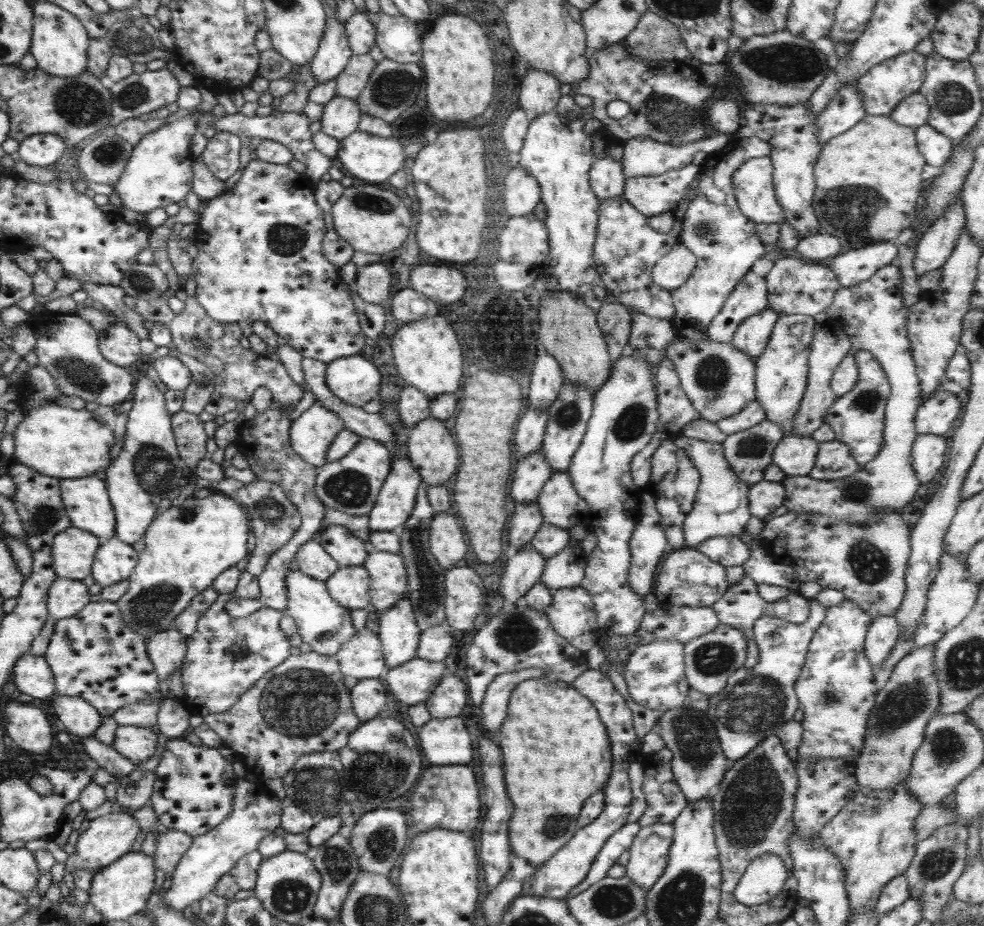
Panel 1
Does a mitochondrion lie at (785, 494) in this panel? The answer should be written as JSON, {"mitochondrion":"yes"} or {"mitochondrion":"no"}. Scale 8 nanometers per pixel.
{"mitochondrion":"no"}

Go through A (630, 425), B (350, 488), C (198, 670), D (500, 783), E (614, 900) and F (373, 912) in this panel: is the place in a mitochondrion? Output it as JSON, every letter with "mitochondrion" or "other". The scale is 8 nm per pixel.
{"A":"mitochondrion","B":"mitochondrion","C":"other","D":"other","E":"mitochondrion","F":"mitochondrion"}

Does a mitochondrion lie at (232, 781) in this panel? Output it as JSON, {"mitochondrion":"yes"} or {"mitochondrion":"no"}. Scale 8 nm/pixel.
{"mitochondrion":"no"}

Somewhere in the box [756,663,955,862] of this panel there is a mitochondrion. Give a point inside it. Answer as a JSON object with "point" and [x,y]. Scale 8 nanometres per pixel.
{"point":[908,700]}

